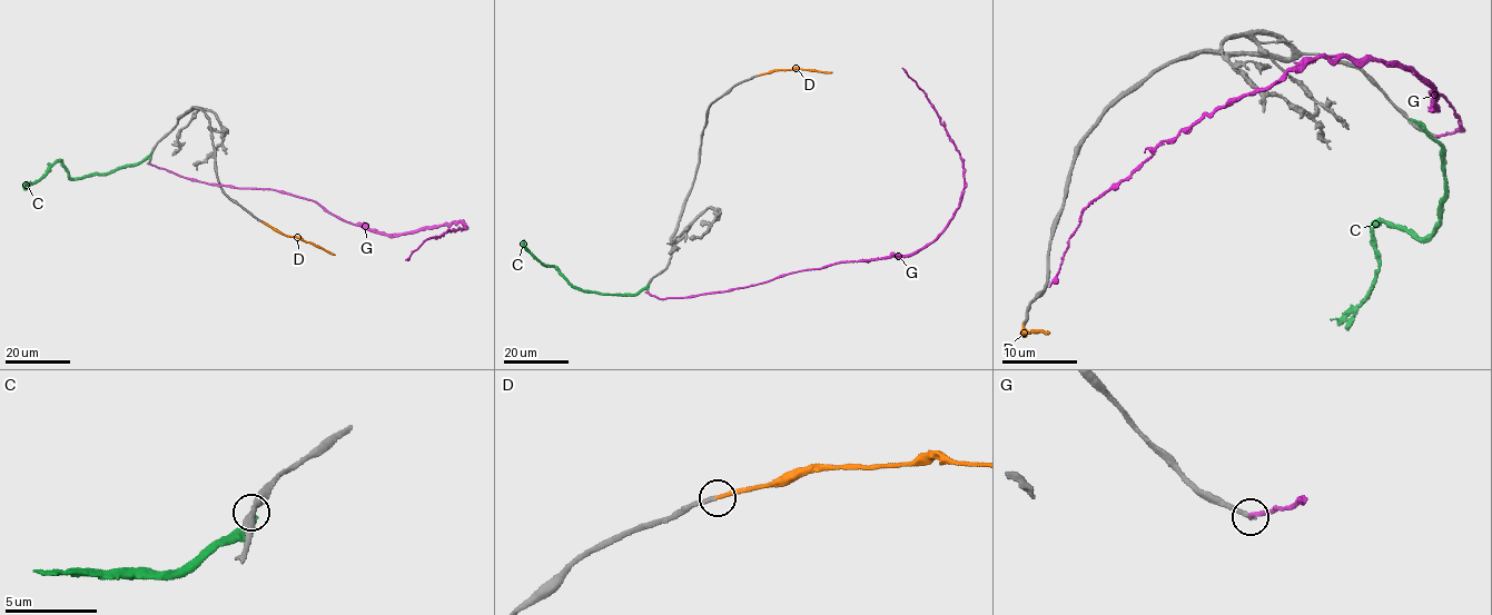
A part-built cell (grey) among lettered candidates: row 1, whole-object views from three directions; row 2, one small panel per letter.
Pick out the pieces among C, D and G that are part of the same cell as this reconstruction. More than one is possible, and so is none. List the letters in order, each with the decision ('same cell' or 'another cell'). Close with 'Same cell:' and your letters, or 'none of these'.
C: another cell
D: same cell
G: another cell
Same cell: D

